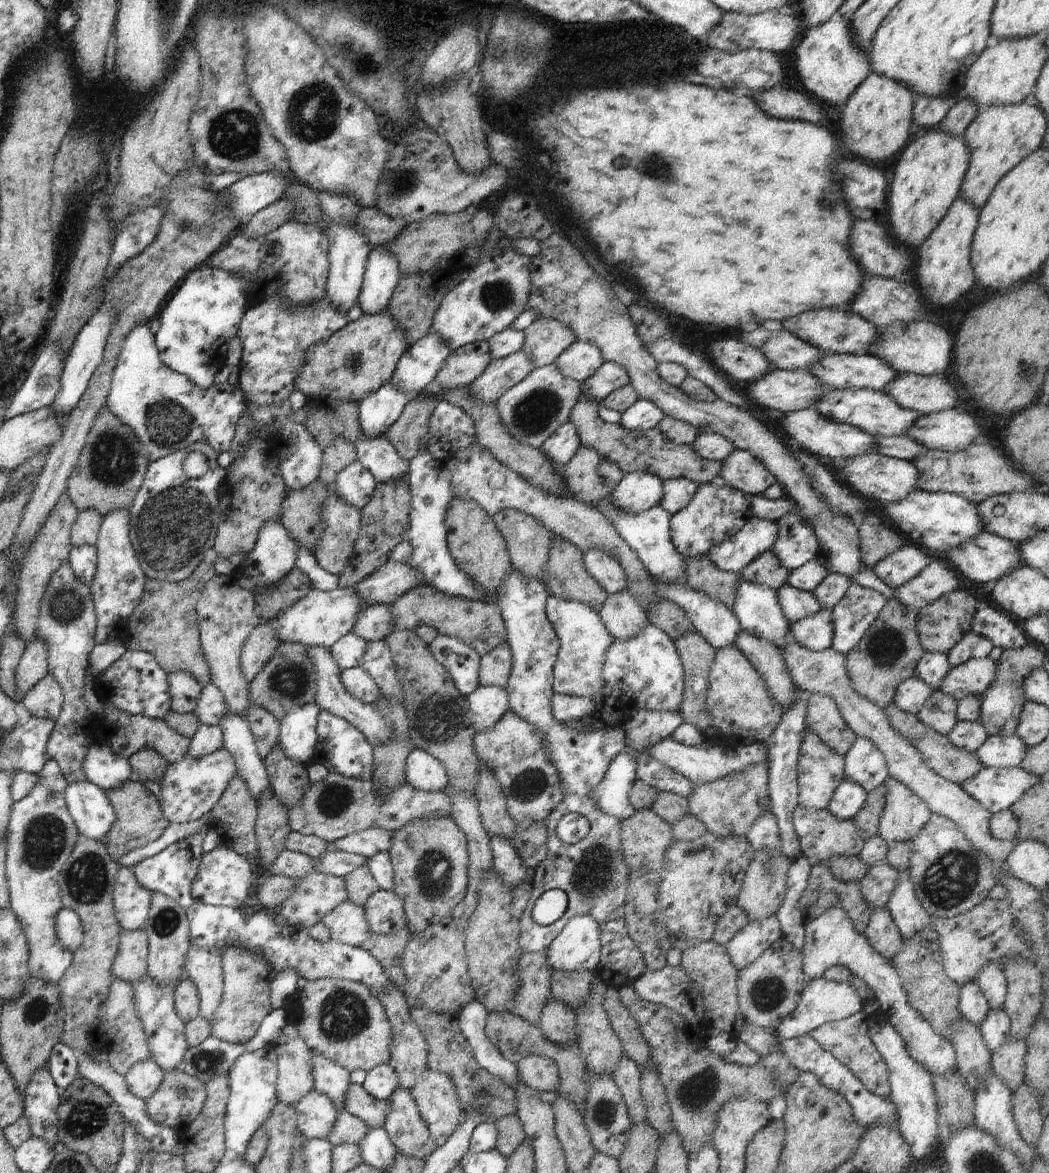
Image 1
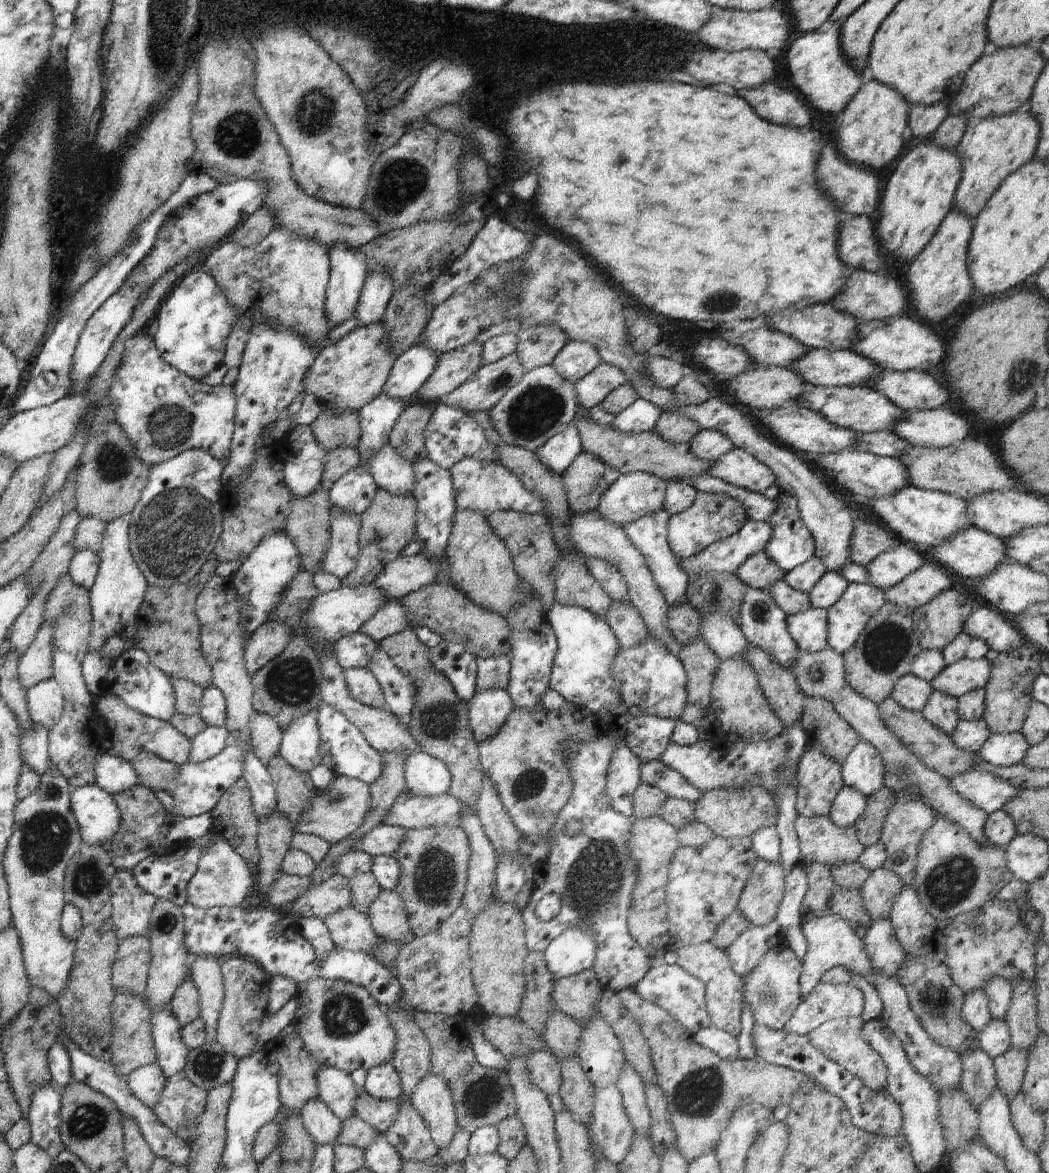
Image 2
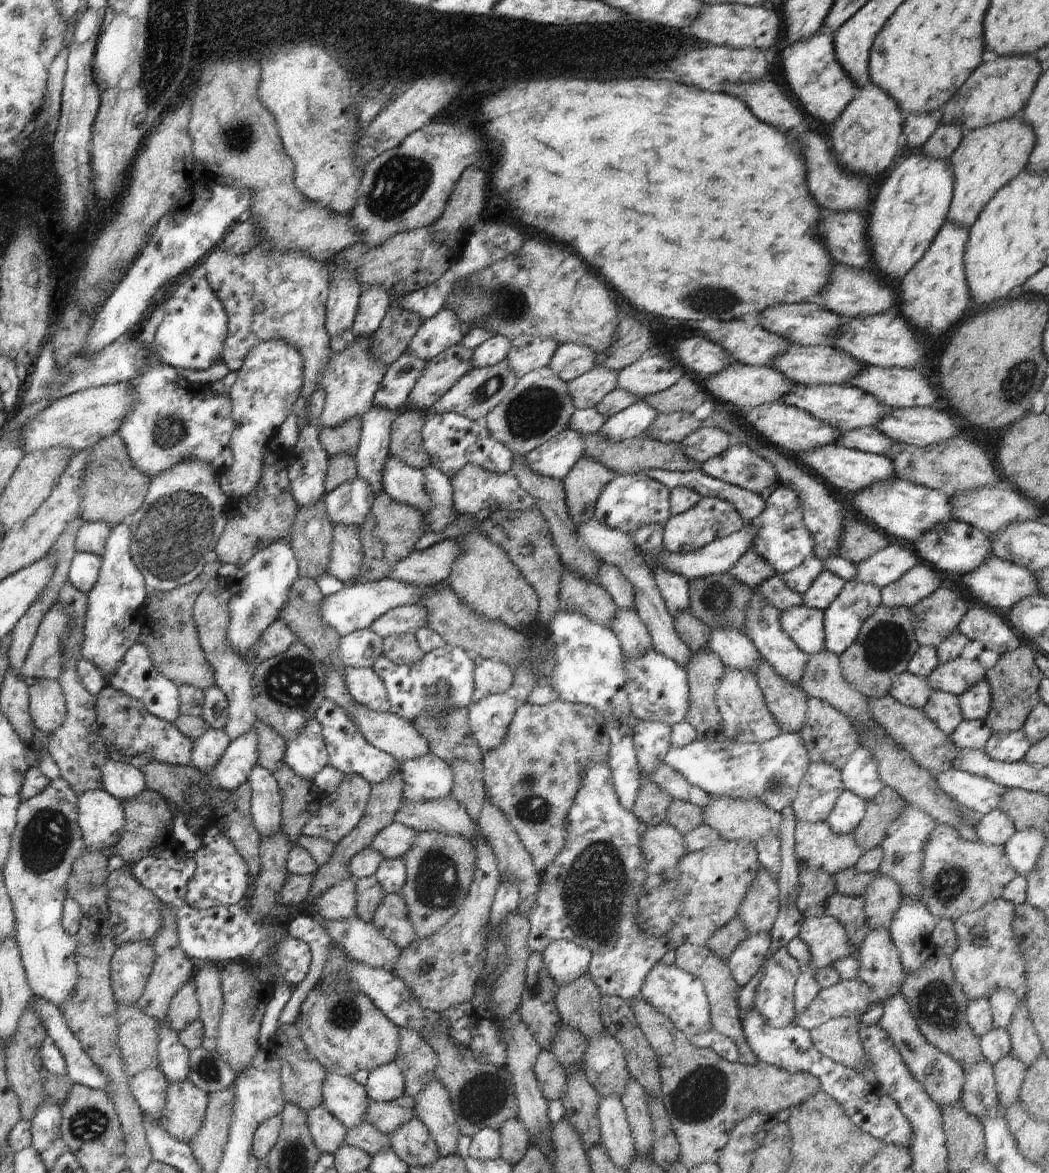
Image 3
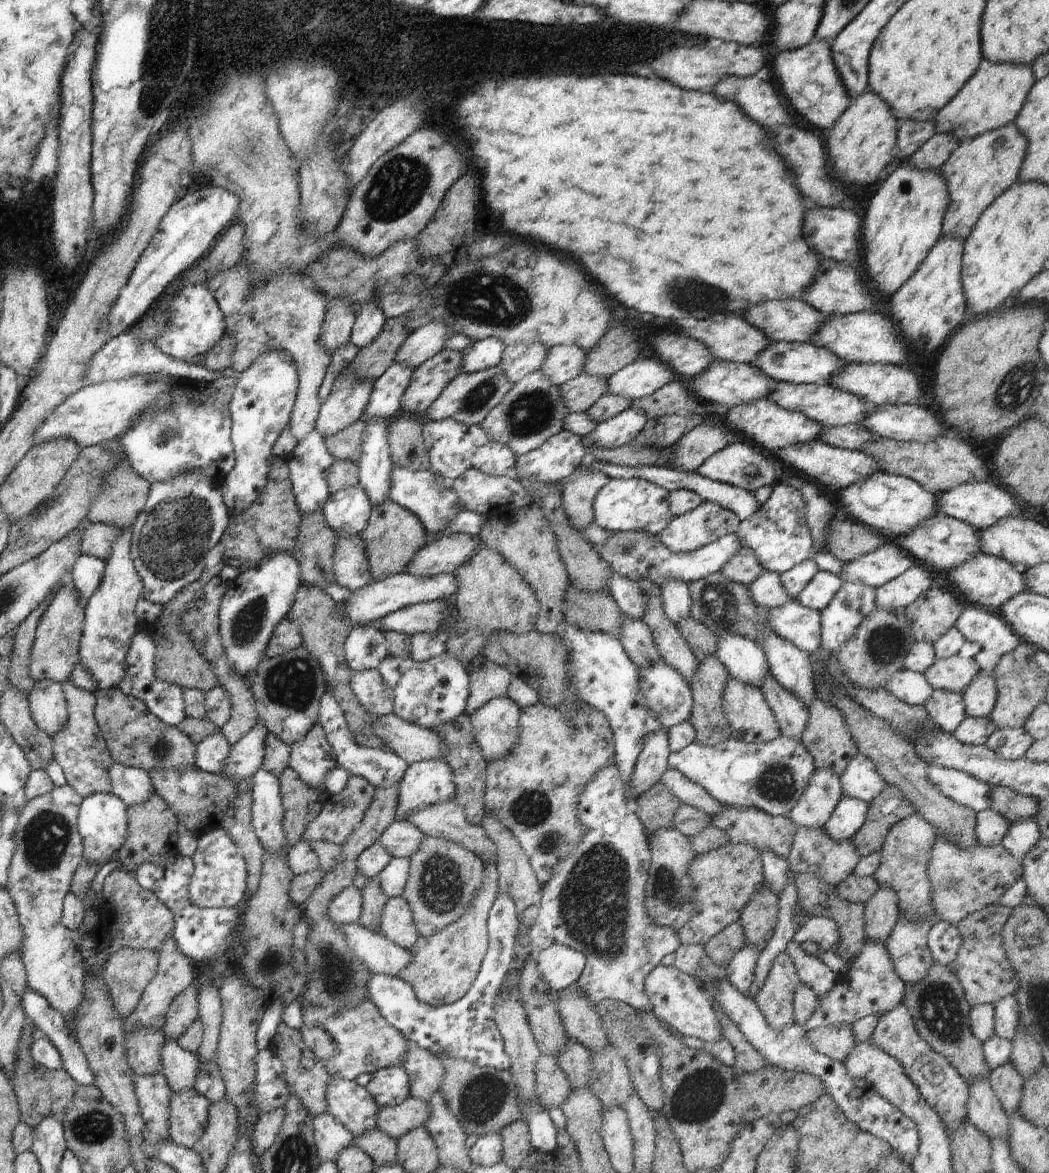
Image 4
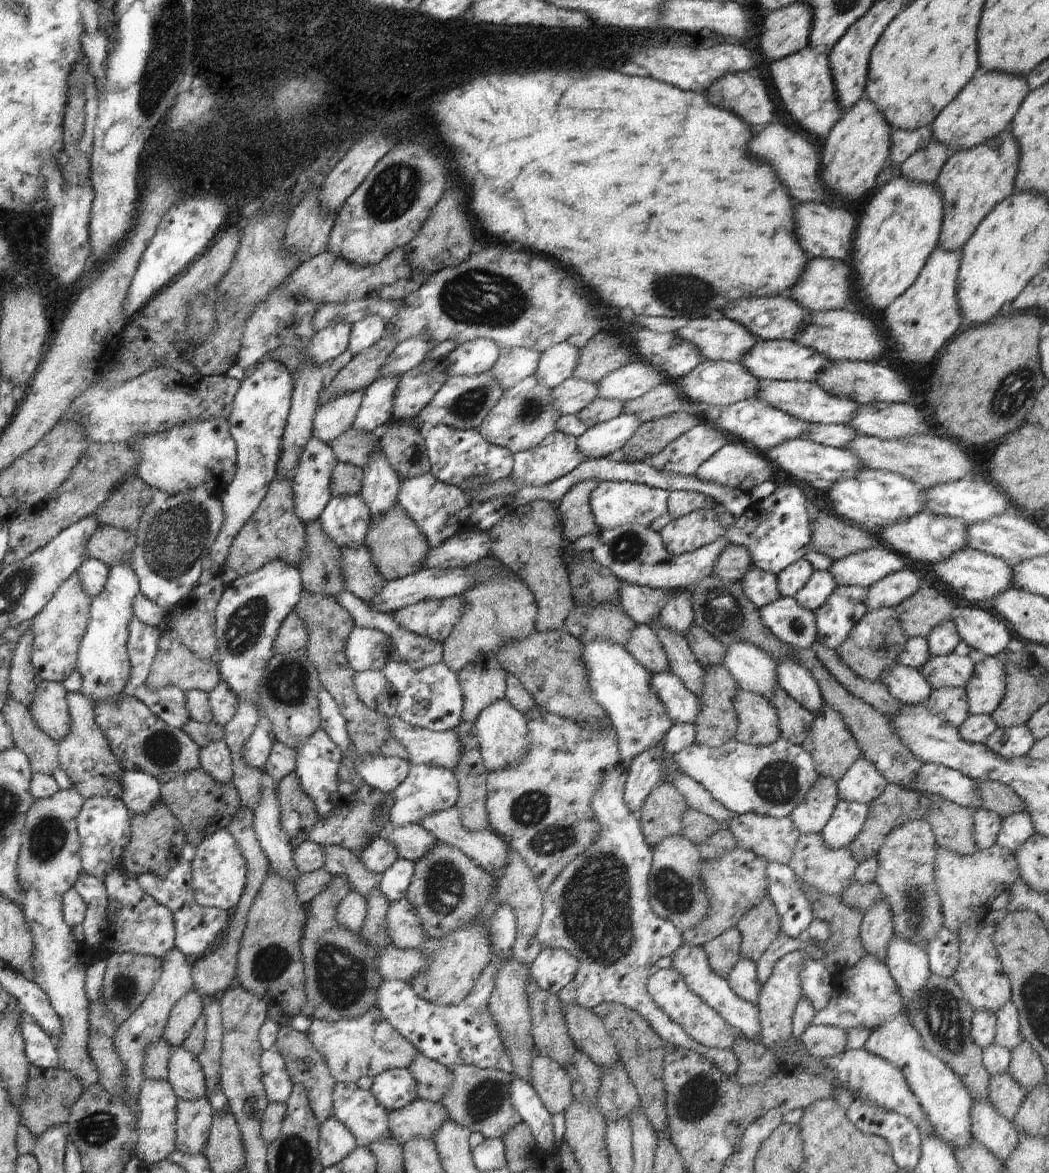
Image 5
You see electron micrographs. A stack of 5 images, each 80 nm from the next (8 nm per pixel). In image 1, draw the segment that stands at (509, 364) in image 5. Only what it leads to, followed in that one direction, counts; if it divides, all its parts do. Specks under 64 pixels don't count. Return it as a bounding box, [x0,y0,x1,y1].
[524,318,576,367]

